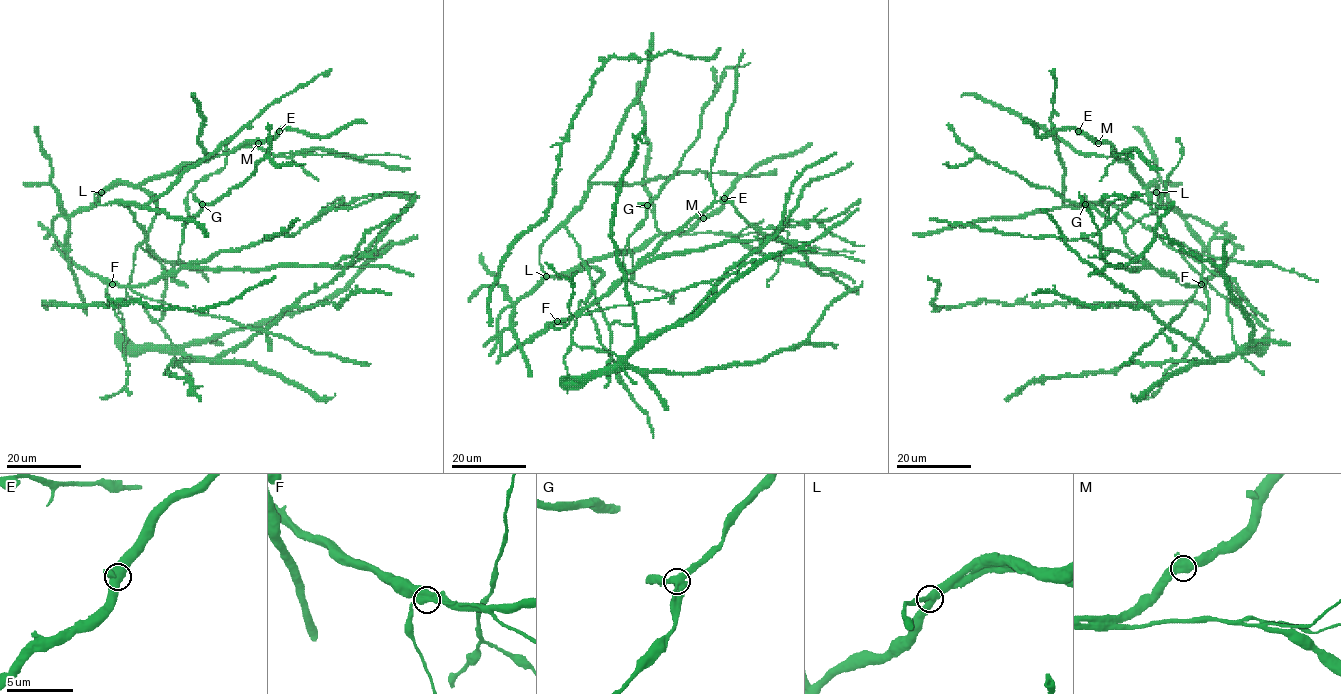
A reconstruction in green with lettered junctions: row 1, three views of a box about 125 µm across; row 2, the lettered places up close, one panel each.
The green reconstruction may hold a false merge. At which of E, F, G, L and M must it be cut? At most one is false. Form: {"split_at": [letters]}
{"split_at": []}

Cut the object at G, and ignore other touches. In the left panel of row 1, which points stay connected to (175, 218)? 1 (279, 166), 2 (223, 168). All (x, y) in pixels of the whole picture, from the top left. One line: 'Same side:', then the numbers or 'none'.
Same side: 2

